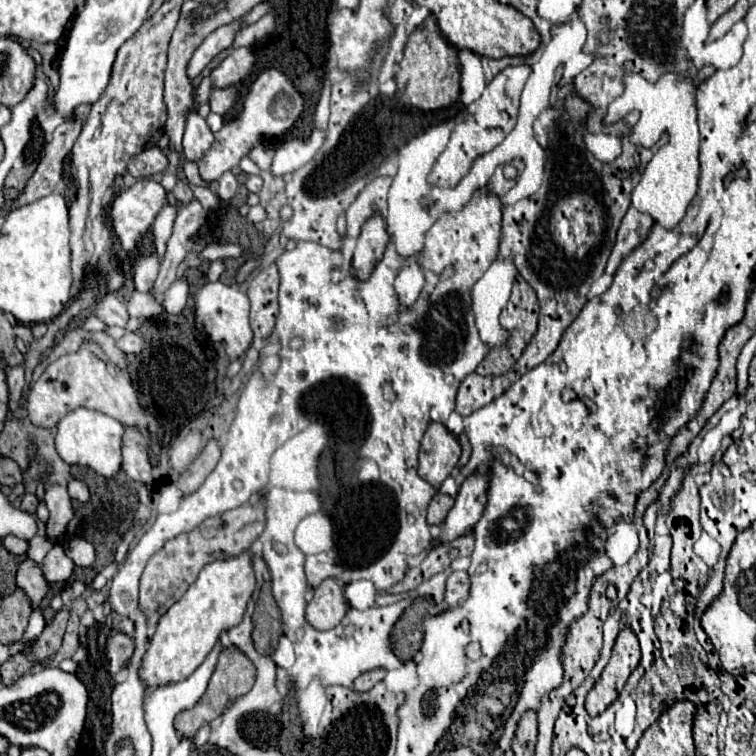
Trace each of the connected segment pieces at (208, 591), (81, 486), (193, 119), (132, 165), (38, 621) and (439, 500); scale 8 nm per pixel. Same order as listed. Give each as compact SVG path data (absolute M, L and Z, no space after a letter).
M250 551L240 557L222 559L206 565L198 579L188 587L180 601L176 601L158 621L156 633L148 643L148 649L142 657L142 665L138 669L140 679L148 687L164 687L168 683L184 681L200 663L206 659L216 639L228 627L240 623L250 595L254 591L256 579L252 571L252 555Z
M72 479L72 481L68 483L68 493L70 493L70 497L78 499L80 503L86 503L86 501L90 499L90 493L88 493L88 487L86 487L84 481Z
M198 111L188 113L186 129L184 129L184 155L188 161L198 161L212 145L214 133L210 131L204 117Z
M150 147L140 155L132 155L132 159L128 161L128 173L136 179L144 179L156 173L162 173L166 165L168 165L166 155L158 147Z
M34 609L34 613L30 615L30 623L28 623L28 629L26 629L26 633L22 635L20 643L32 643L32 641L36 641L36 639L40 637L40 633L42 633L44 625L46 625L46 623L44 623L44 617L42 617L40 609Z
M436 493L430 501L430 507L428 507L428 525L442 525L448 511L452 509L454 505L454 499L450 495L442 495L442 493Z

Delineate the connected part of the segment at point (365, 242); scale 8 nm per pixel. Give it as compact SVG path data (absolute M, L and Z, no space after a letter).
M372 215L370 219L364 221L362 231L358 235L354 261L352 261L360 279L368 279L368 275L372 273L376 263L382 259L388 239L390 237L386 231L386 223L380 215Z

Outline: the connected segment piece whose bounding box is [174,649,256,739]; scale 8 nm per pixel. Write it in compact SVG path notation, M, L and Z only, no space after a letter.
M224 649L224 651L220 653L220 657L218 657L218 665L216 665L216 671L214 671L214 675L212 675L212 679L210 679L210 683L208 683L206 693L200 697L200 703L196 703L196 707L192 707L192 709L182 711L180 715L176 715L176 719L174 719L176 731L178 731L182 737L192 739L194 733L196 733L204 723L208 723L210 719L222 715L222 711L226 709L226 705L228 705L230 701L234 701L236 697L240 697L240 695L244 695L244 693L248 693L248 691L252 689L252 685L254 685L254 675L256 675L254 663L252 663L244 653L236 651L236 653L230 657L230 649Z

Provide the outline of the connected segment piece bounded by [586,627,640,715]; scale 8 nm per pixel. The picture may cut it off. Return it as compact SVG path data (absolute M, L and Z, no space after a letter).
M624 627L616 637L608 665L604 667L600 679L594 683L592 691L586 695L586 711L590 715L600 715L622 691L628 675L640 663L640 647L634 631Z

